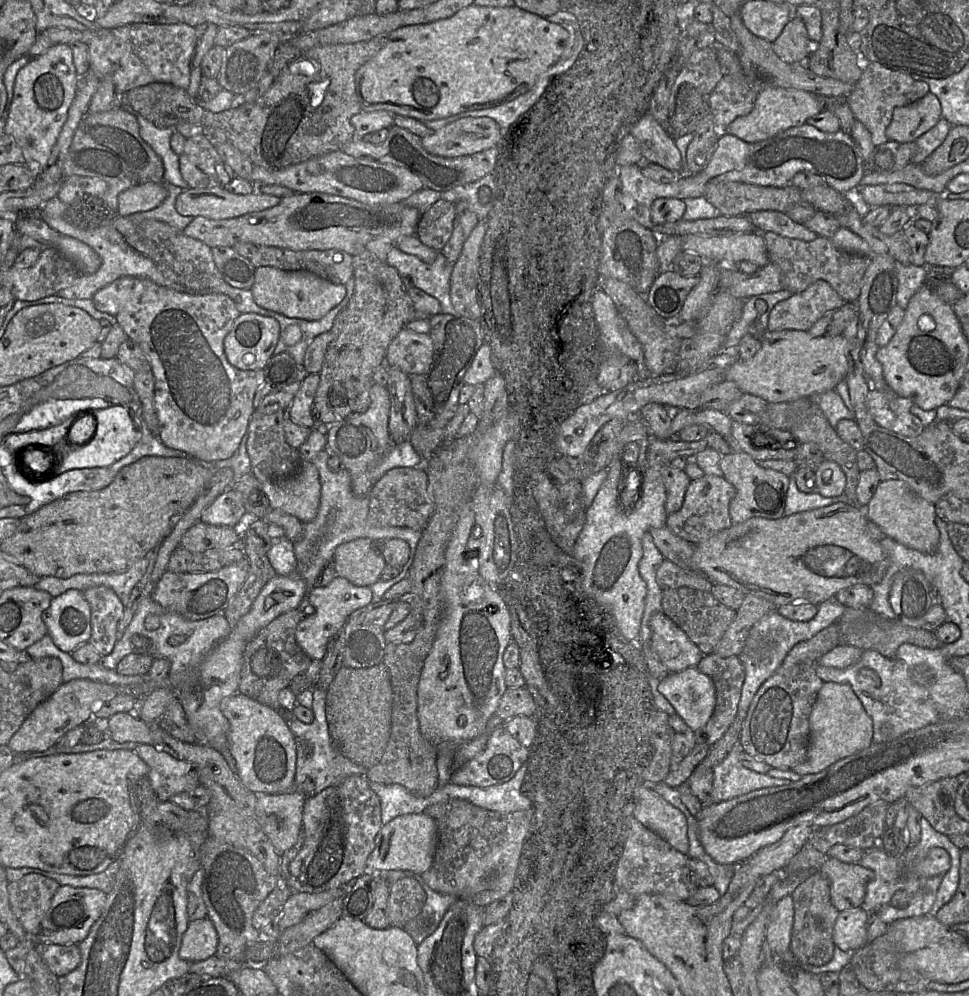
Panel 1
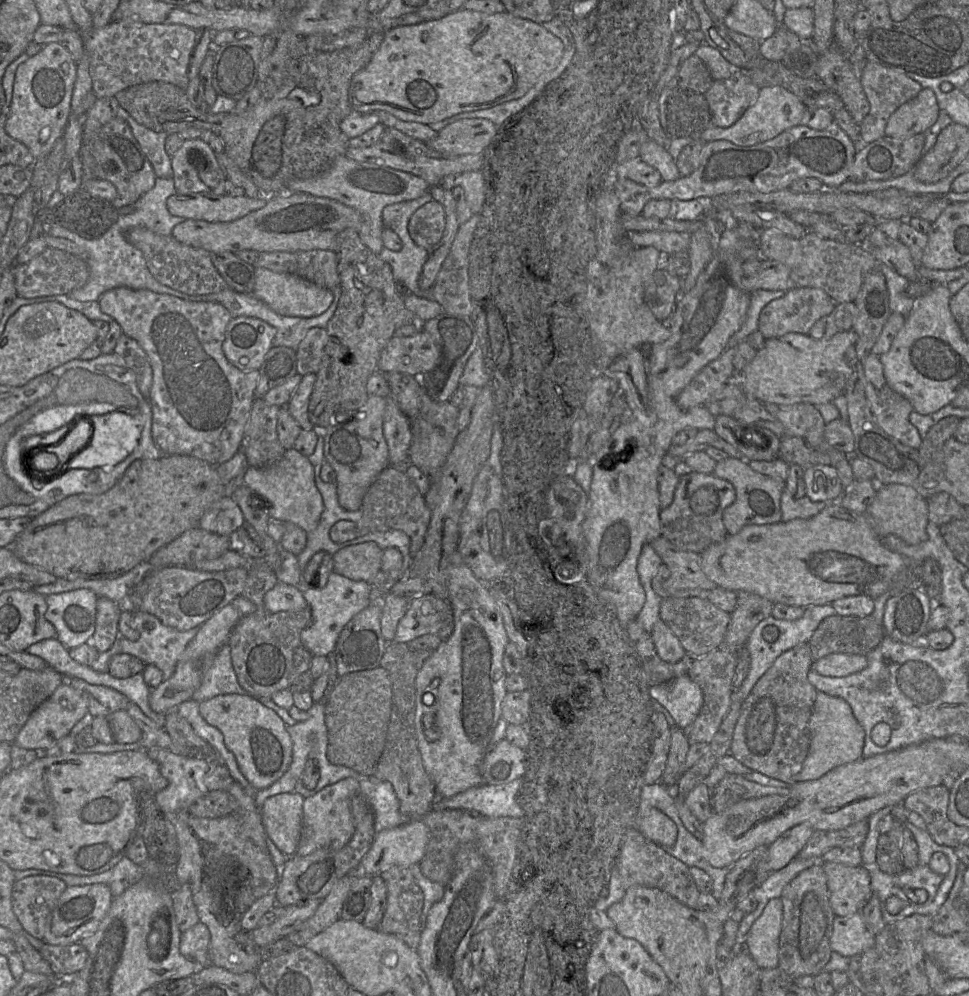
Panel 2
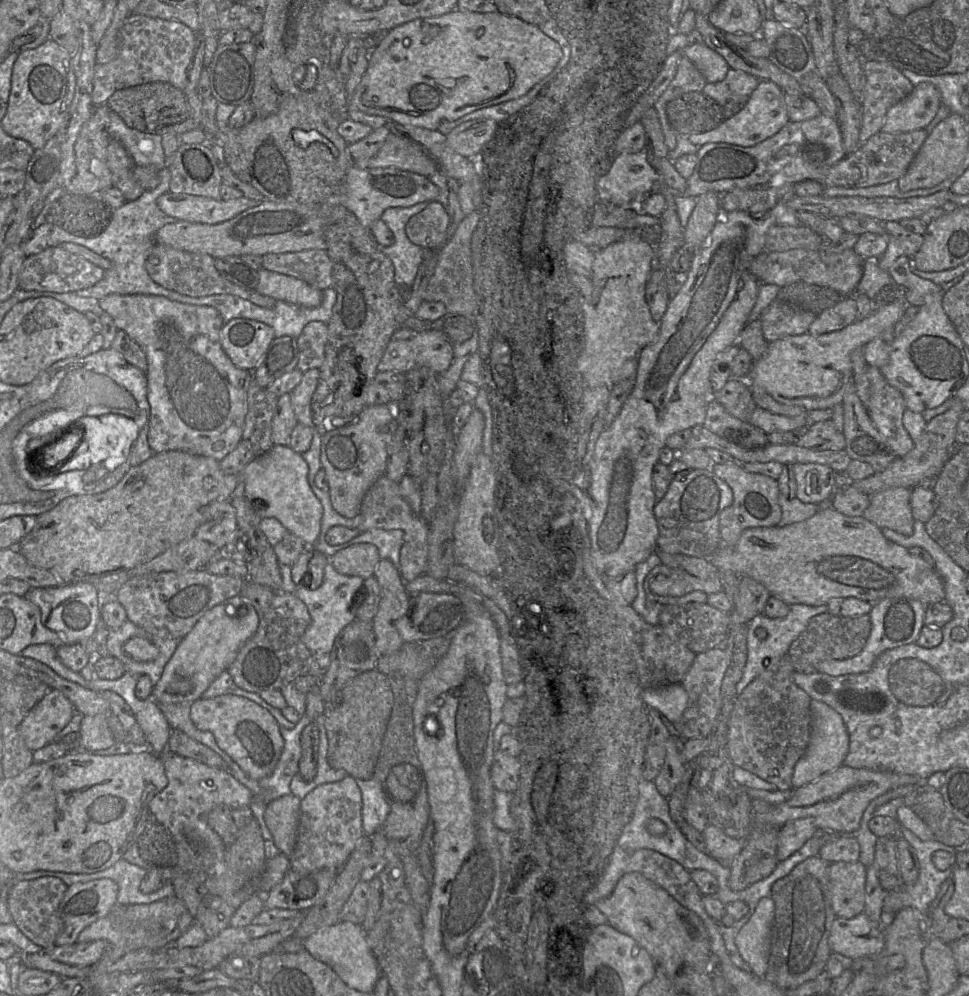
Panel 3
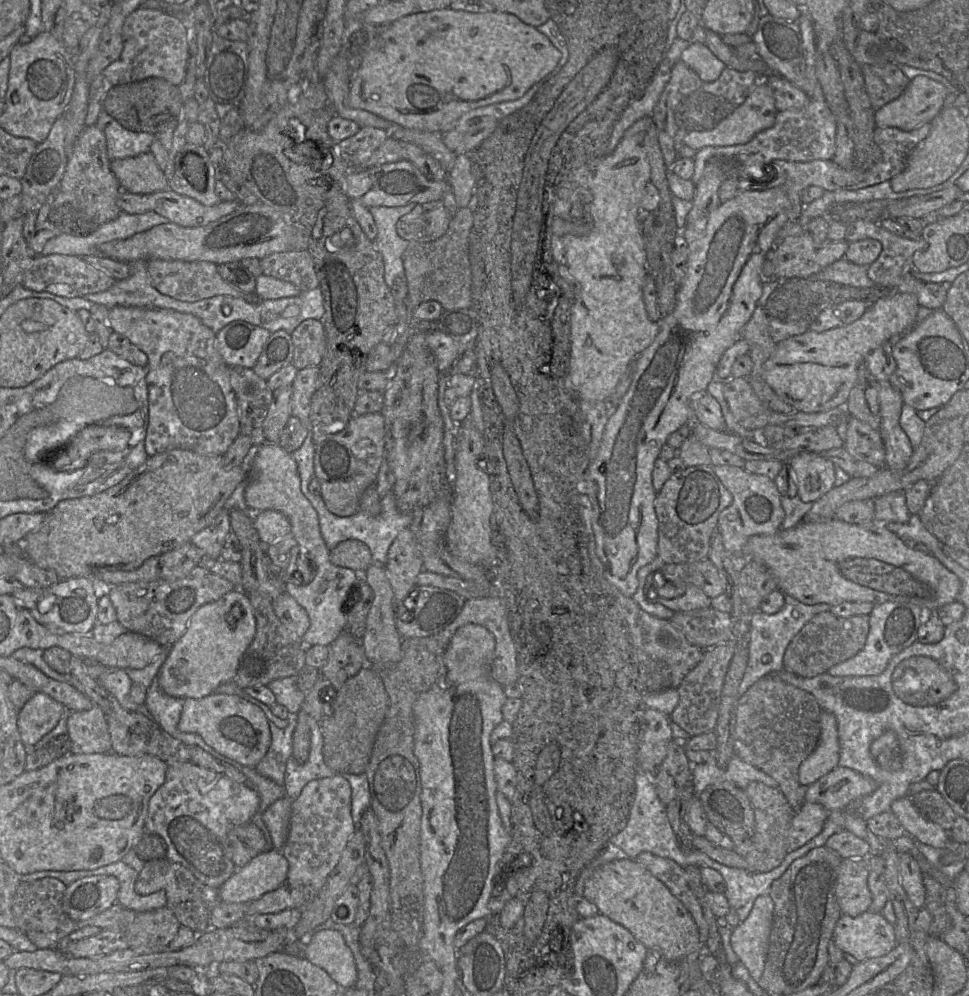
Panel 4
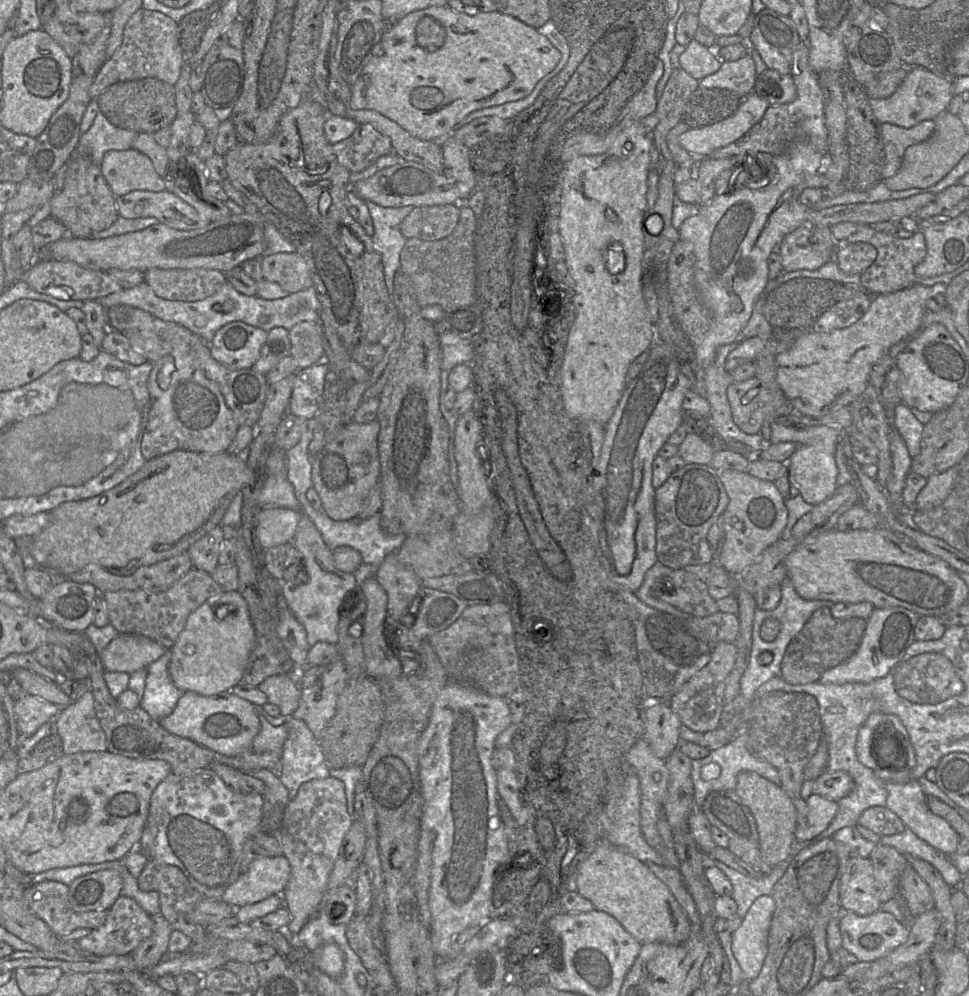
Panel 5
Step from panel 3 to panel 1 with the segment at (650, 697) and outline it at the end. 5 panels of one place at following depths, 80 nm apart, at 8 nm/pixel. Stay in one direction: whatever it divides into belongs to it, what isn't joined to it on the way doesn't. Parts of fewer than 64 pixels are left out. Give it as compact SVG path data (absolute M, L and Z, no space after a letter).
M697 667L668 673L660 680L658 691L693 731L703 728L714 713L714 682Z

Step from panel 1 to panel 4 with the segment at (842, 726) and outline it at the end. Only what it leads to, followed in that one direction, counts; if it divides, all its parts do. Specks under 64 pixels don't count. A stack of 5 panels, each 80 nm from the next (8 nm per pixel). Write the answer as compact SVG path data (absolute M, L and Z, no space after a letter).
M822 710L820 727L821 734L815 750L799 767L801 785L809 786L839 766L840 746L836 717Z

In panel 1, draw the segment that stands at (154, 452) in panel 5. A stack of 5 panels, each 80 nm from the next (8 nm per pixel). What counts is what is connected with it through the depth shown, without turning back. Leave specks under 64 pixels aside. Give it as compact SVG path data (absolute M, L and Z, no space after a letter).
M123 276L99 289L93 295L92 301L96 309L112 315L117 320L117 324L123 329L128 339L135 342L141 348L150 362L154 376L154 406L157 414L156 435L160 441L165 446L182 451L186 456L196 459L199 462L212 463L230 458L238 449L243 436L247 432L250 419L254 413L253 399L255 393L264 382L263 370L240 370L232 366L226 358L223 341L233 322L240 315L233 300L220 293L190 295L160 286L148 279Z

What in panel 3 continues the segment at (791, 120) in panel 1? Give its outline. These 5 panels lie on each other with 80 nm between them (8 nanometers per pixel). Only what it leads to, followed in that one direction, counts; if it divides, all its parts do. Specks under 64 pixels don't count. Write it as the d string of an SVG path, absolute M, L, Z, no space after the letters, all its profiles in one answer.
M759 81L746 105L733 117L723 121L717 128L692 134L689 141L697 147L710 143L728 143L741 147L752 147L779 132L790 120L784 103L784 92L775 83Z

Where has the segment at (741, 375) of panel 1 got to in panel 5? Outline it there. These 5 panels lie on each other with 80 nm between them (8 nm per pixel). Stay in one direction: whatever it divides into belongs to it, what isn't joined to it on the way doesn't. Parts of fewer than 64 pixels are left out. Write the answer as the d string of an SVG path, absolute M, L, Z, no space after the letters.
M919 282L908 288L873 295L867 312L852 325L830 332L807 330L784 352L775 356L775 378L793 410L809 417L821 417L843 406L849 406L870 383L872 366L888 355L891 347L915 335L922 328L922 319L929 298L946 293L945 284L925 285Z

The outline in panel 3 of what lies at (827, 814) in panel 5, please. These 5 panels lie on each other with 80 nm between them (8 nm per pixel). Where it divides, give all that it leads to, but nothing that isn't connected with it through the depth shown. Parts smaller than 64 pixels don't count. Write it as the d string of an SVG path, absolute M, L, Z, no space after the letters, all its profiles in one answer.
M812 817L800 818L787 822L779 829L777 860L781 862L796 851L816 832L815 821Z

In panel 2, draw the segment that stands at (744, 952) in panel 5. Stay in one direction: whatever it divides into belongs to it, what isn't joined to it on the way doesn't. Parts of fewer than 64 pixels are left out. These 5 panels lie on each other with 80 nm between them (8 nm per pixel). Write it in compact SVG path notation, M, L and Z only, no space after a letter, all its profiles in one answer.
M780 898L771 899L746 935L744 947L761 970L778 966L779 938L782 926L783 904Z

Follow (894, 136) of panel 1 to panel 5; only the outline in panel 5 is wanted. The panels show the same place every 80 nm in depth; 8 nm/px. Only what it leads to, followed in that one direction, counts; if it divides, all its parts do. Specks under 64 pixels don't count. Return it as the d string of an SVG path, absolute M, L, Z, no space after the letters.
M914 66L890 97L870 98L869 105L880 124L890 123L903 128L911 128L922 121L934 120L940 113L947 110L953 98L952 85L952 78L935 74L922 66Z

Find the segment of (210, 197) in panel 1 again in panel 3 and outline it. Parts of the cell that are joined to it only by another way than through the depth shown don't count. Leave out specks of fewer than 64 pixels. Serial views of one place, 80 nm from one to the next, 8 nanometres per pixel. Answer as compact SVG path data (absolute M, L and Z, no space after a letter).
M171 191L162 194L157 199L158 207L168 216L178 220L205 224L217 224L230 220L258 203L246 197L215 200Z

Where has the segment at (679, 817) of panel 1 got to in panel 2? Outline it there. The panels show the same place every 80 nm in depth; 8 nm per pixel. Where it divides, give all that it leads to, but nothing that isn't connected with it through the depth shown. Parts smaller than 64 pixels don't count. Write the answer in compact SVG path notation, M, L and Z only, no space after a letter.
M657 808L639 811L634 826L649 840L660 846L672 846L678 835L676 824Z

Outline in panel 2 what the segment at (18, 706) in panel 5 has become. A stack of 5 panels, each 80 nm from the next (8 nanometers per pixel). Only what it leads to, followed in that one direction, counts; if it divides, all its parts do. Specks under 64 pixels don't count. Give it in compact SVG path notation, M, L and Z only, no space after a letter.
M62 683L57 687L54 693L31 714L17 734L13 743L21 748L42 752L53 746L64 736L68 735L73 726L87 713L87 694L69 684Z

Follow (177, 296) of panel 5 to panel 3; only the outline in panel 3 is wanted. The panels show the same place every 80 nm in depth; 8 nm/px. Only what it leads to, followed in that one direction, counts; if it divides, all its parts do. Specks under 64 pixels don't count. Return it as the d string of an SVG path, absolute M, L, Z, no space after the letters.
M155 244L146 259L146 270L158 285L190 297L203 297L215 294L230 294L266 308L272 308L276 302L255 290L245 290L221 276L214 265L214 258L205 253L192 253L168 245Z

